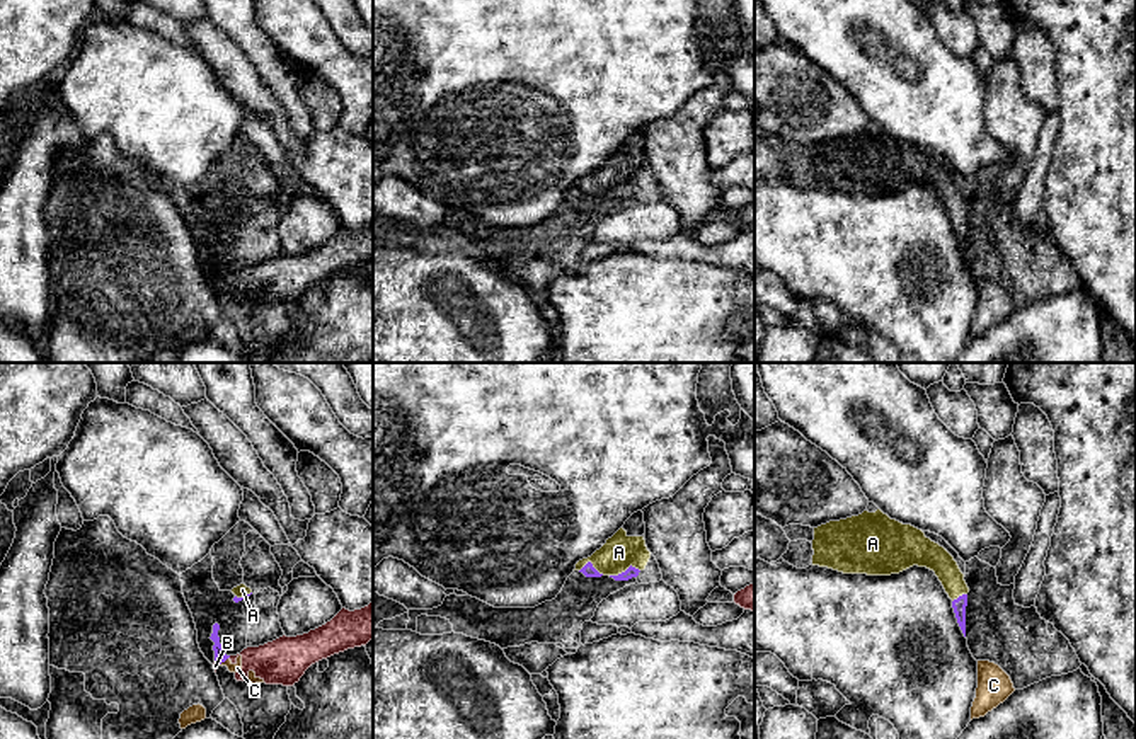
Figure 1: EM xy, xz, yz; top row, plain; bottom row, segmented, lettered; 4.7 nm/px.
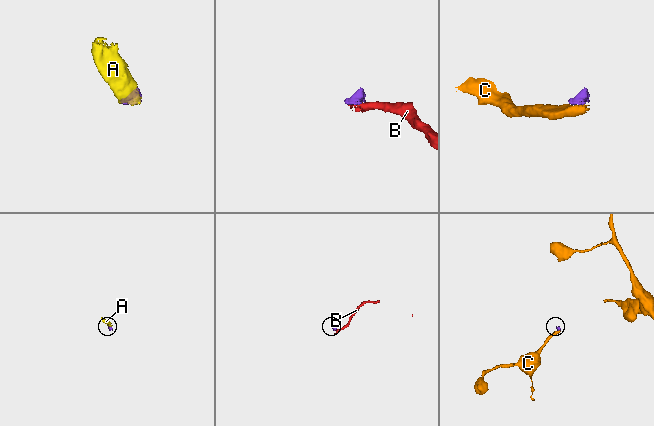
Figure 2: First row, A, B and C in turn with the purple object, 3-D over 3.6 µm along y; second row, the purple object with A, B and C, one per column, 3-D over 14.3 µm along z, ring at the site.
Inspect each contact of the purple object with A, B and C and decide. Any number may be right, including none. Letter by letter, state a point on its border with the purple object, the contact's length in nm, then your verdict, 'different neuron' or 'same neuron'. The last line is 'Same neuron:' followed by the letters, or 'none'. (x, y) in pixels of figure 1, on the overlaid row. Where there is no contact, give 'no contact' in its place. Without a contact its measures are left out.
A: contact xz (625, 571); length 150 nm; same neuron
B: no contact; different neuron
C: contact xy (222, 661); length 60 nm; different neuron
Same neuron: A

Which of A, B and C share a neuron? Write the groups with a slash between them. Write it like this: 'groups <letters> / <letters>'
groups A / B C

